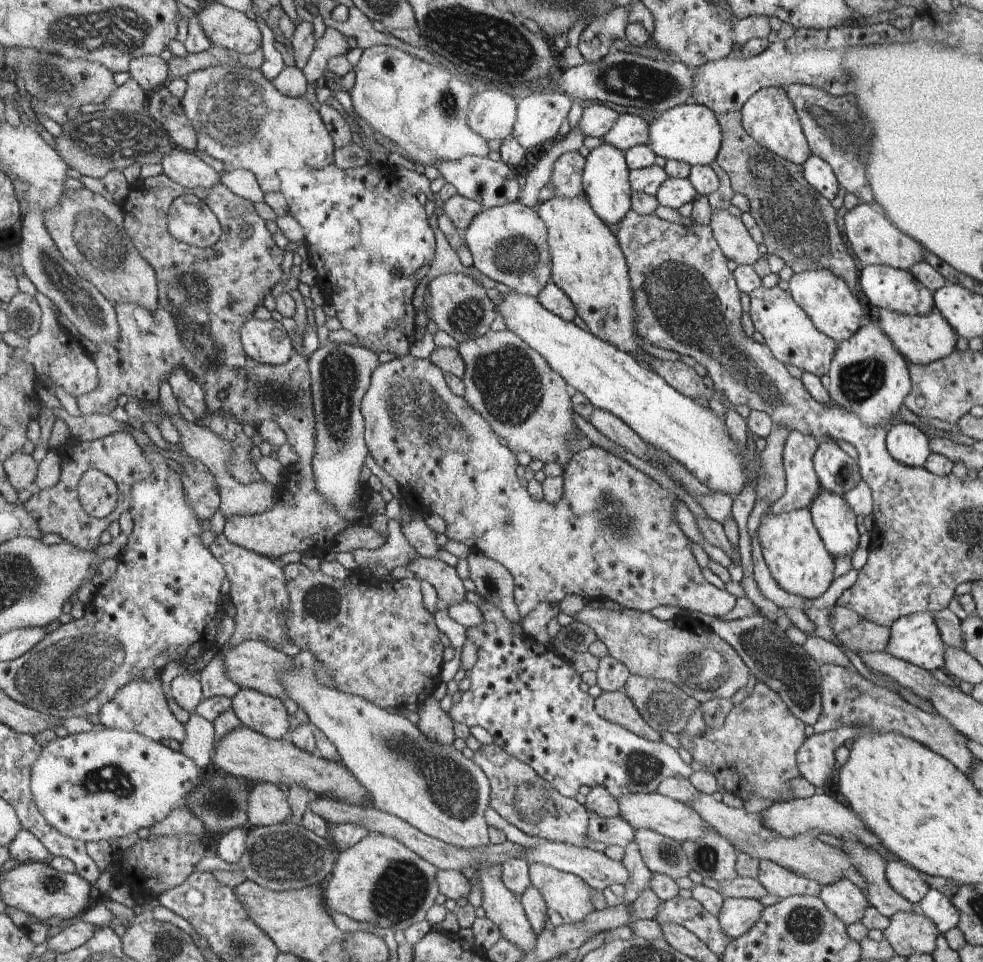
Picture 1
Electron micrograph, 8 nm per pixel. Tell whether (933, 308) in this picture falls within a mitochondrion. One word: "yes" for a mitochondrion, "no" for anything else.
no

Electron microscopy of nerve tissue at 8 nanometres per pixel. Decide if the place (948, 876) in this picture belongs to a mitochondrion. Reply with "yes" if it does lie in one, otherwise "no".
no

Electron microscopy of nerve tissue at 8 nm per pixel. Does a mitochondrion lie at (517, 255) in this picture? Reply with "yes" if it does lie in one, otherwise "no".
yes

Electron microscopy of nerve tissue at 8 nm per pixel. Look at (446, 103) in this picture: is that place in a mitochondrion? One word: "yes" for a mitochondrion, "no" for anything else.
yes

